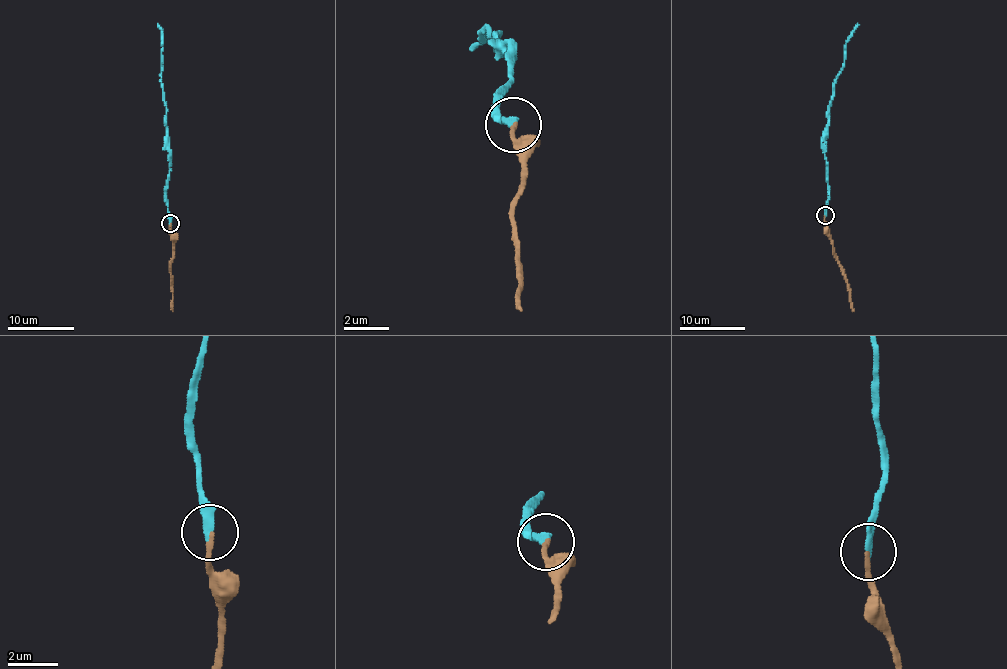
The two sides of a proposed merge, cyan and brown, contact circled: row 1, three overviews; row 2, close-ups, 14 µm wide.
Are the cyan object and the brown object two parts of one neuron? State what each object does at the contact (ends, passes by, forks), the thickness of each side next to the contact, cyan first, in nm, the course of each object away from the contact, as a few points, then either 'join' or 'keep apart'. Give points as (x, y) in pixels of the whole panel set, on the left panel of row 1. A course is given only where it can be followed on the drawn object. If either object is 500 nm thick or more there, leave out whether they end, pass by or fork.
cyan ends; brown ends; calibres 280 and 180 nm; course cyan (171, 223), (166, 202), (169, 163), (163, 100), (163, 31), (158, 23); course brown (171, 223), (172, 311); join

